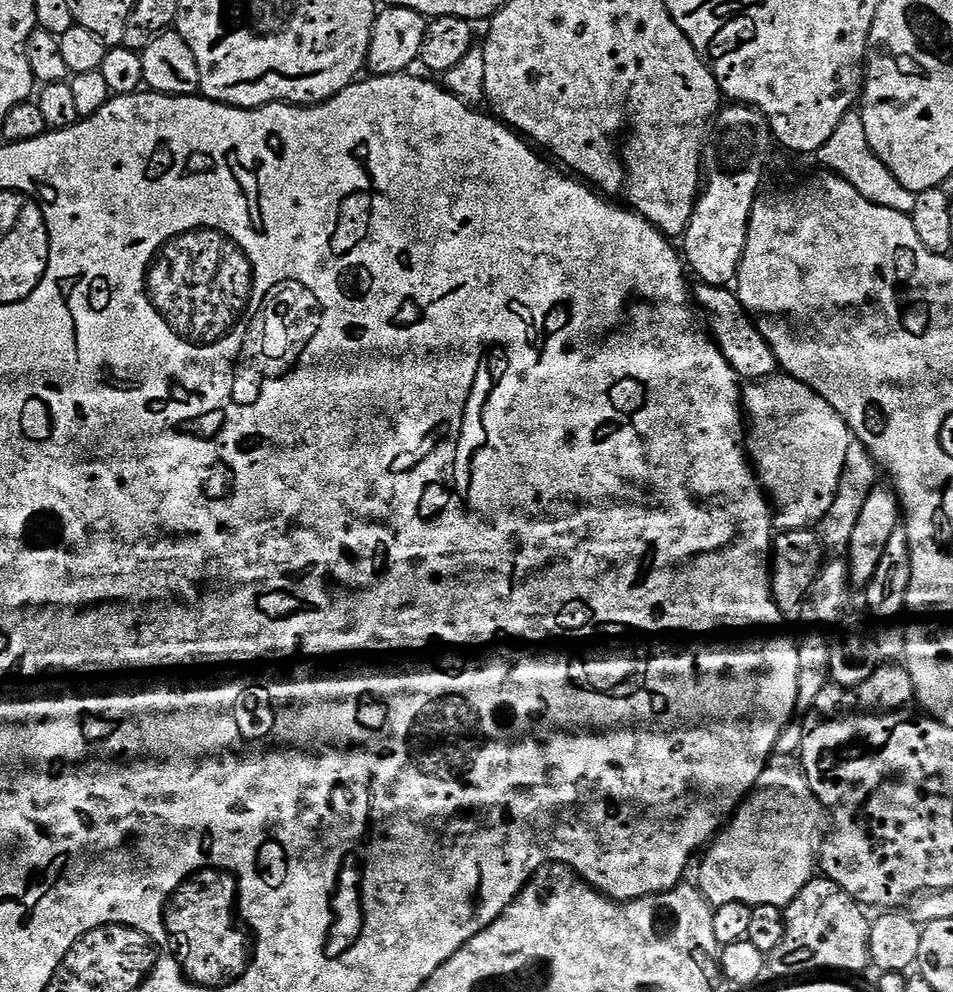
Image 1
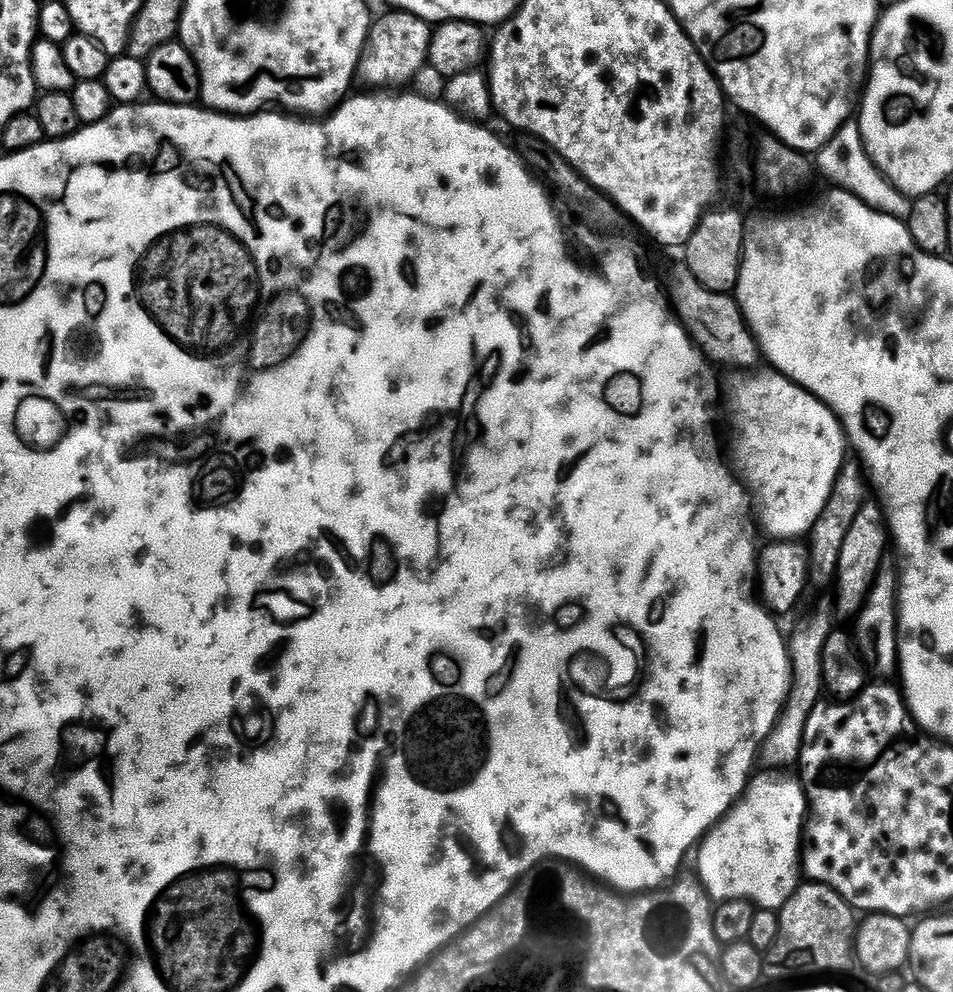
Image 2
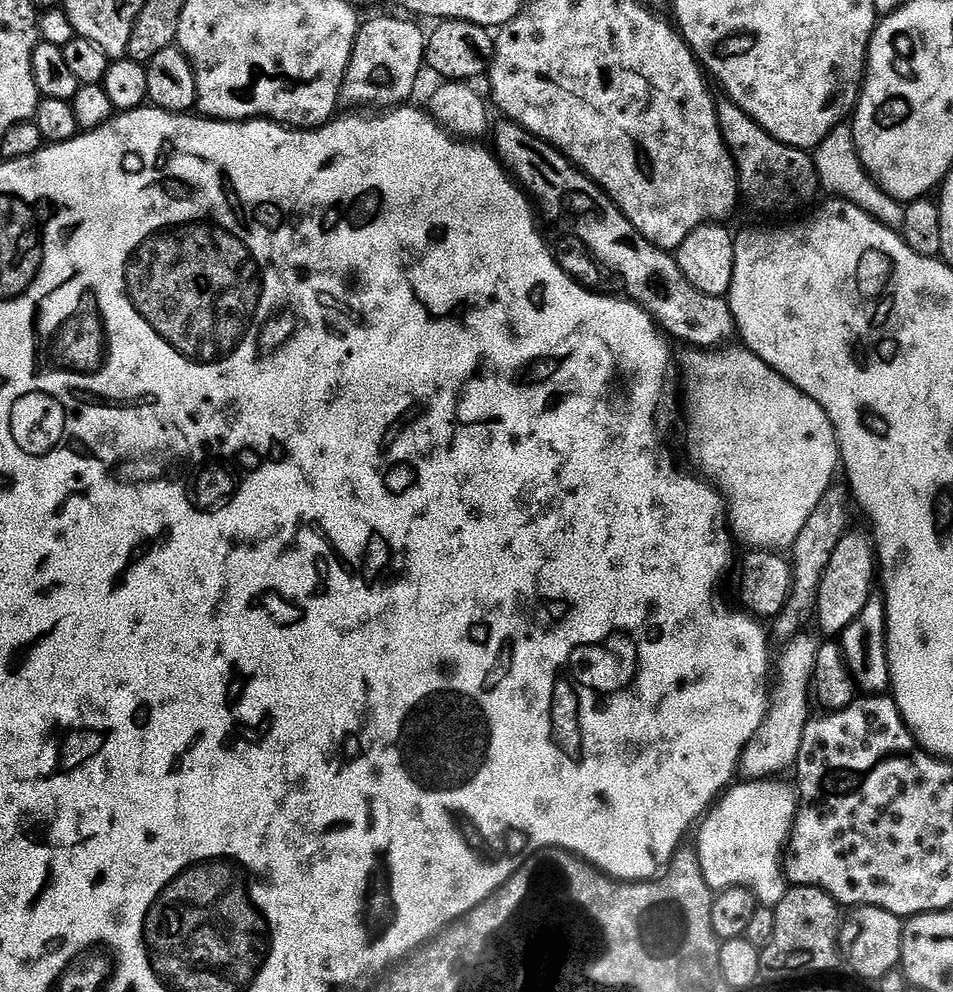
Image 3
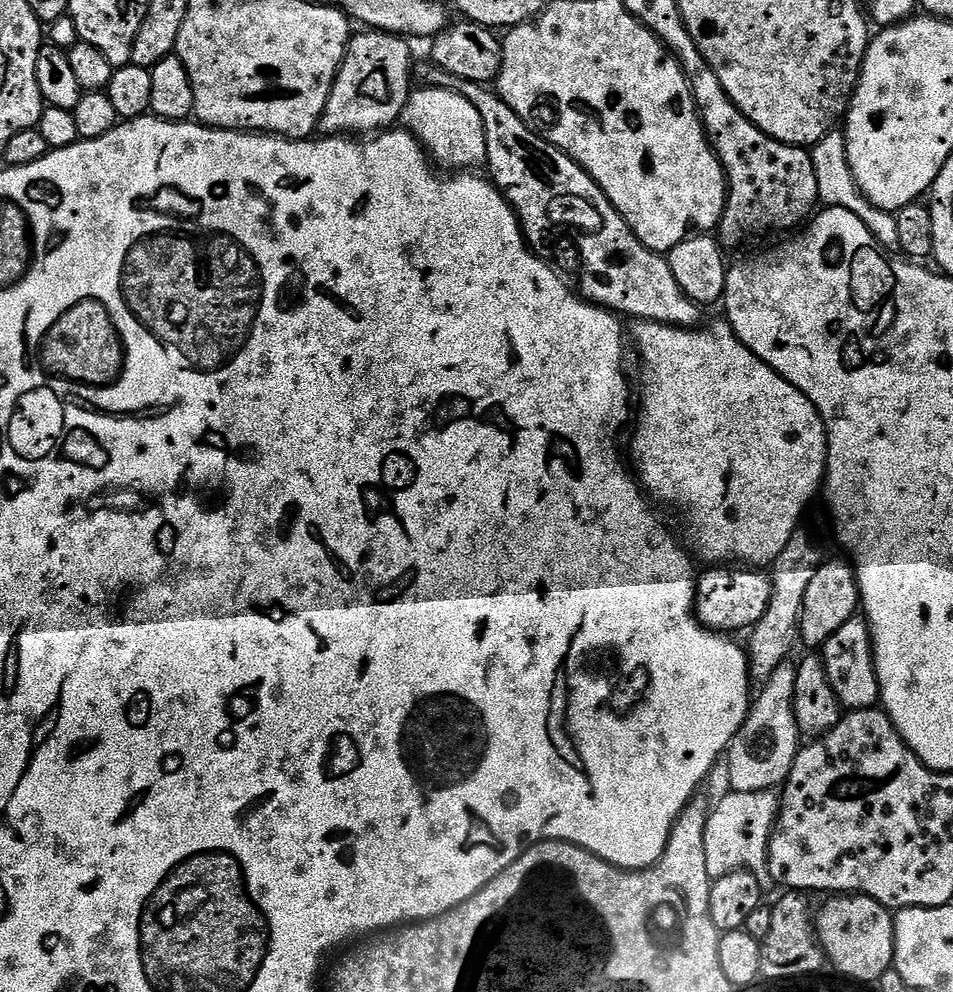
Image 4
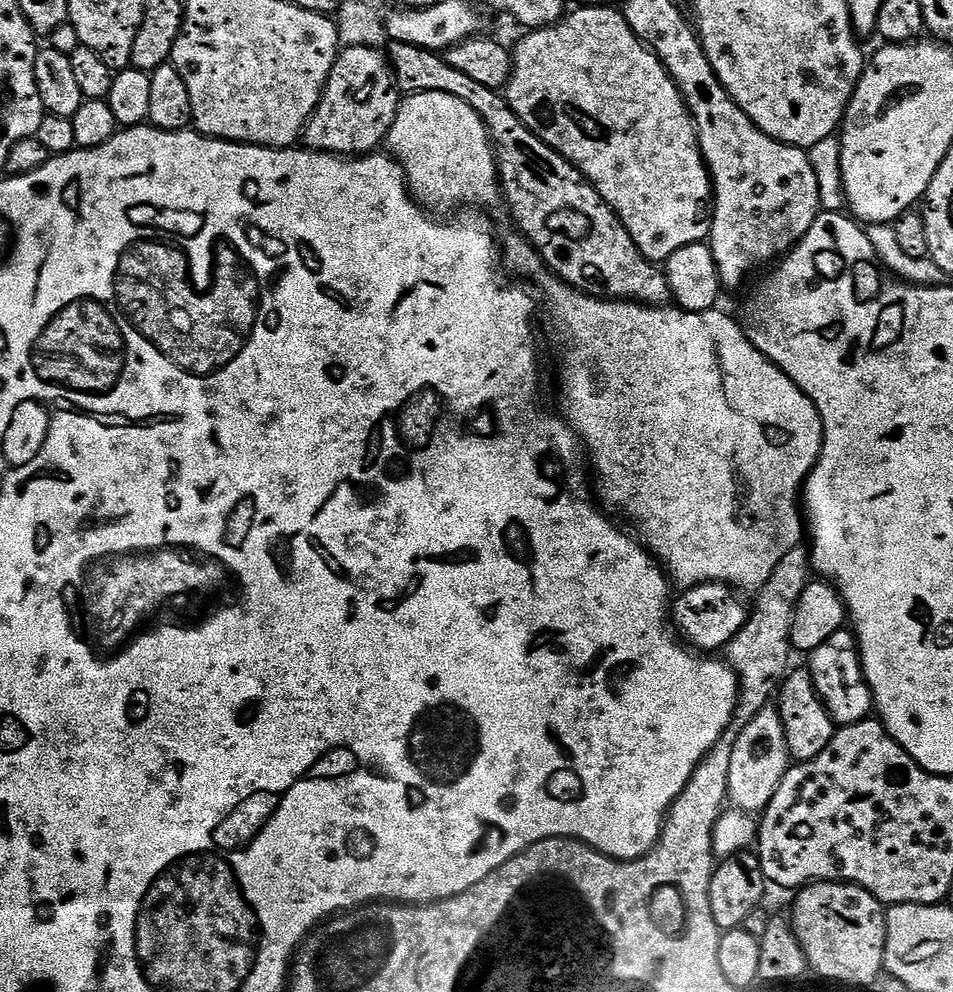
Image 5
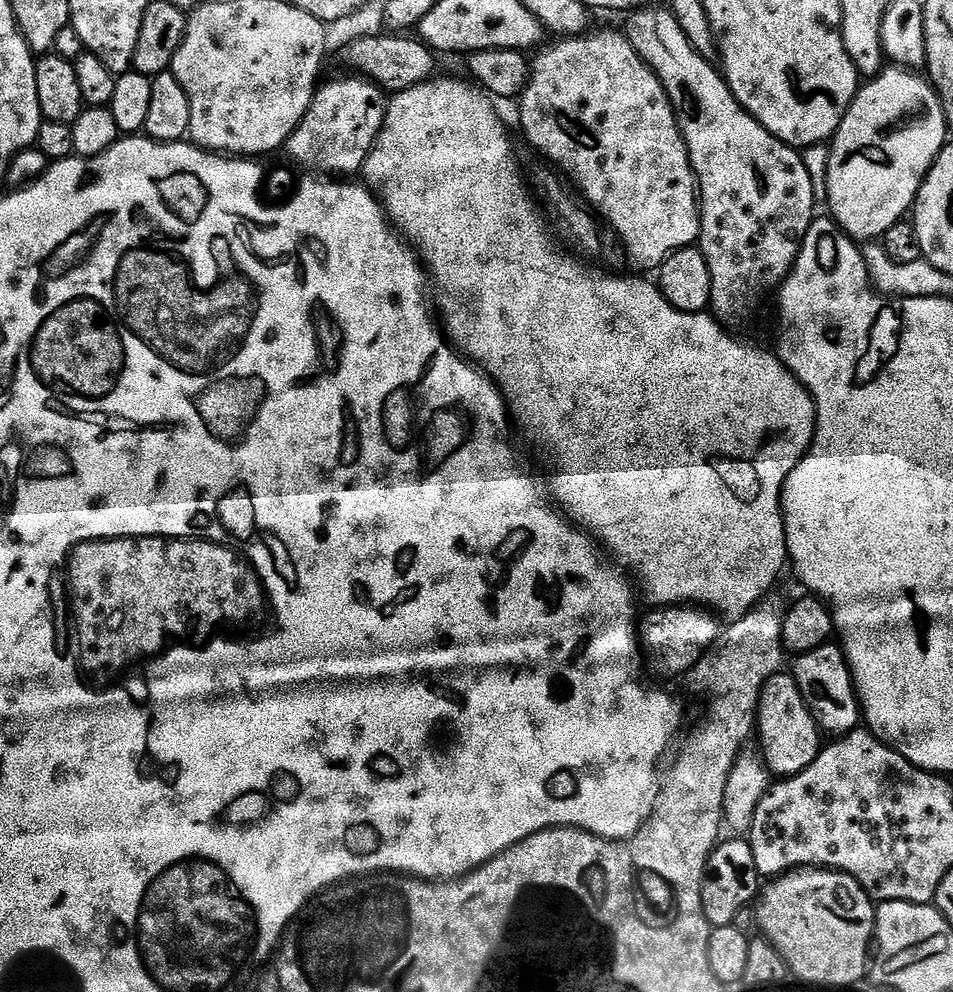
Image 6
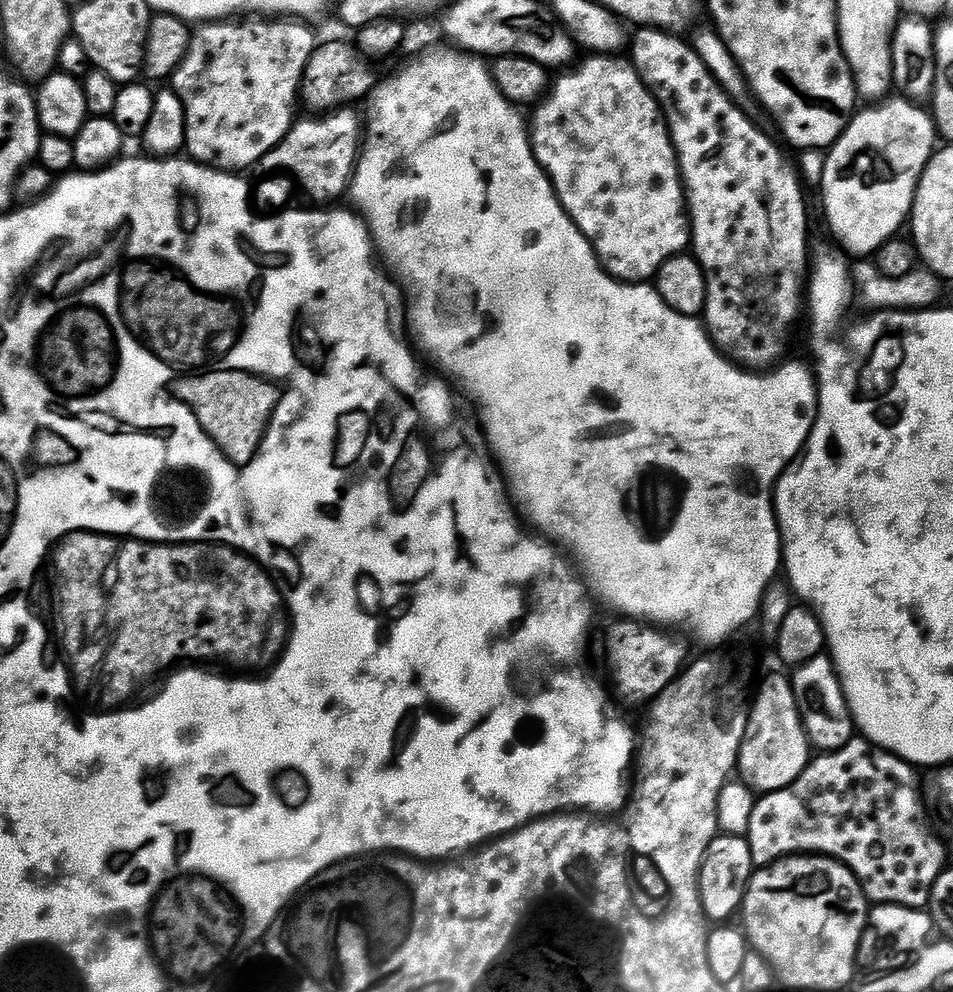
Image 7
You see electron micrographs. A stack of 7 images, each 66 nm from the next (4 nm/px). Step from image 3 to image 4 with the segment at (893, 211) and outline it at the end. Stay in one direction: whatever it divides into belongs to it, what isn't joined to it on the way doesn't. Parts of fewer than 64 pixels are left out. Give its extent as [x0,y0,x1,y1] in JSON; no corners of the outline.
[810,130,899,250]

